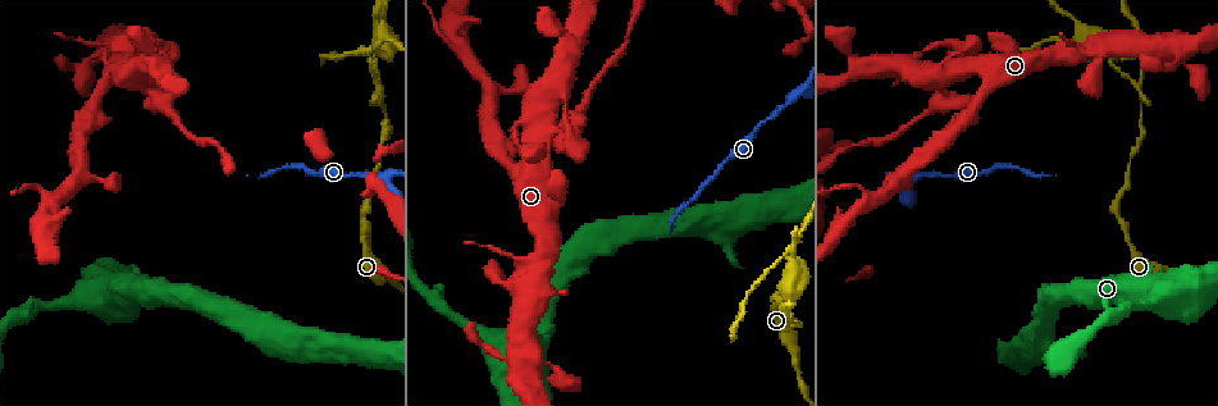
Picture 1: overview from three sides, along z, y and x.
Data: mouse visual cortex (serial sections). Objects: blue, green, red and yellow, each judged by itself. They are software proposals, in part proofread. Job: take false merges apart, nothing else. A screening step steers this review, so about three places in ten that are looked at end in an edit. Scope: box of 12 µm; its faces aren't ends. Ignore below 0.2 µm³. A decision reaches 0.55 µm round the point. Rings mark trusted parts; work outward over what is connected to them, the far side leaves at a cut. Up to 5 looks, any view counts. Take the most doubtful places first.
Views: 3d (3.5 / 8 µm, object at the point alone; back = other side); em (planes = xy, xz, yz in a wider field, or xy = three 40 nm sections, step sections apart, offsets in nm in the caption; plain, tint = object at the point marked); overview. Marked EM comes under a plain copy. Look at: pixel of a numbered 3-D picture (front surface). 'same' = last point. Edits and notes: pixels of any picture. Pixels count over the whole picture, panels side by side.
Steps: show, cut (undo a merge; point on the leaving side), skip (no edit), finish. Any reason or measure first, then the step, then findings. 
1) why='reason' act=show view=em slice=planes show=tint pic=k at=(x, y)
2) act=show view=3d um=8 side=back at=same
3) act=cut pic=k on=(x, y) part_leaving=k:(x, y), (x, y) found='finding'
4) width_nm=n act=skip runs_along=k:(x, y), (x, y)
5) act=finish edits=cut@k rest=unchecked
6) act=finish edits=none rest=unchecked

why='arms part here' act=show view=3d um=8 pic=1 at=(791, 320)

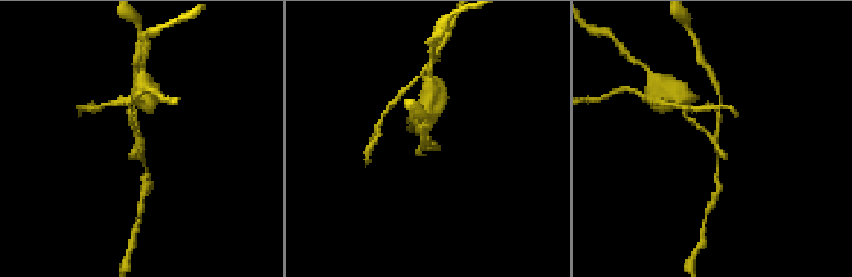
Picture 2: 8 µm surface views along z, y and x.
why='zoom in' act=show view=3d um=3.5 side=back pic=2 at=(716, 141)

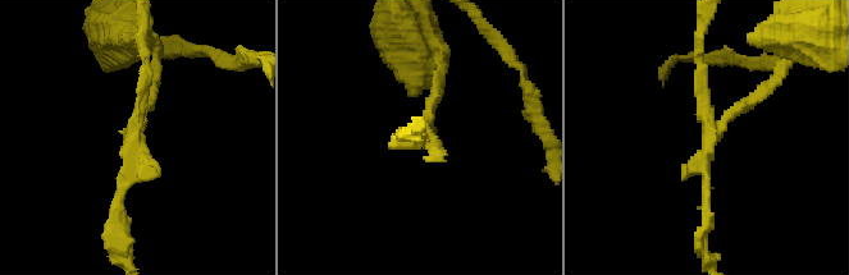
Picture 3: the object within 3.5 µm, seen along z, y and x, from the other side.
why='shape alone is not enough' act=show view=em slice=xy step=2 show=tint pic=3 at=(709, 134)

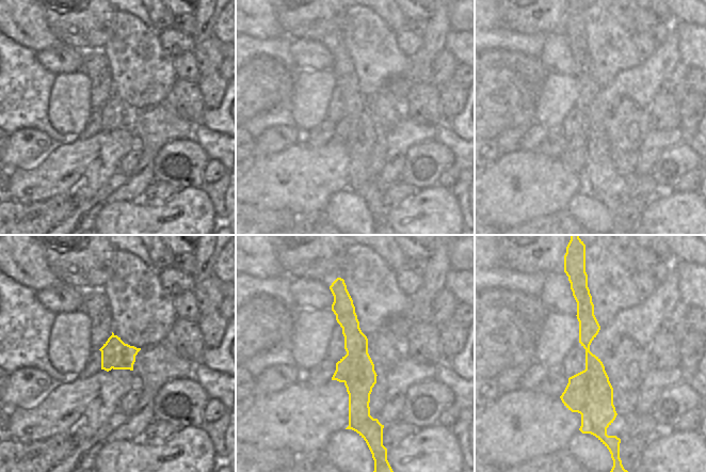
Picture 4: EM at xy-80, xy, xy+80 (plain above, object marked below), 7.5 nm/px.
width_nm=280 act=cut pic=3 on=(439, 90) part_leaving=3:(427, 118), (446, 53), (438, 53) found='a second cell is stuck on'

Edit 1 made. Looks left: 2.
why='sudden change in width' act=show view=3d um=8 pic=1 at=(938, 86)

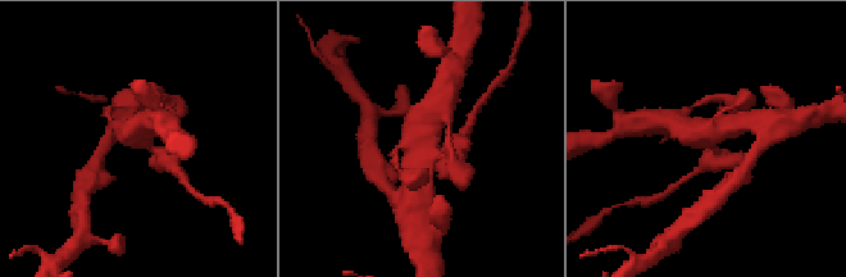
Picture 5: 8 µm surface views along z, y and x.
act=show view=em slice=xy step=3 show=tint pic=5 at=(142, 145)

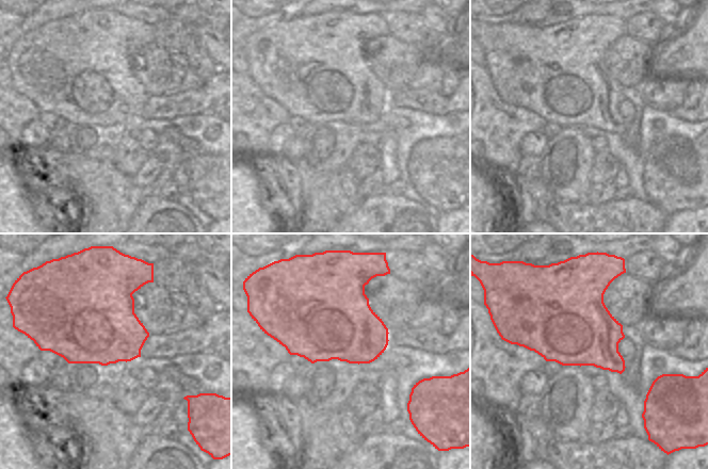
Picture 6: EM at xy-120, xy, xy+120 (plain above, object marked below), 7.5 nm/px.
width_nm=550 act=cut pic=5 on=(442, 173) part_leaving=5:(153, 149), (158, 150), (183, 176) found='a second cell is stuck on'

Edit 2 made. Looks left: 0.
act=finish edits=cut@3,cut@5 rest=unchecked

